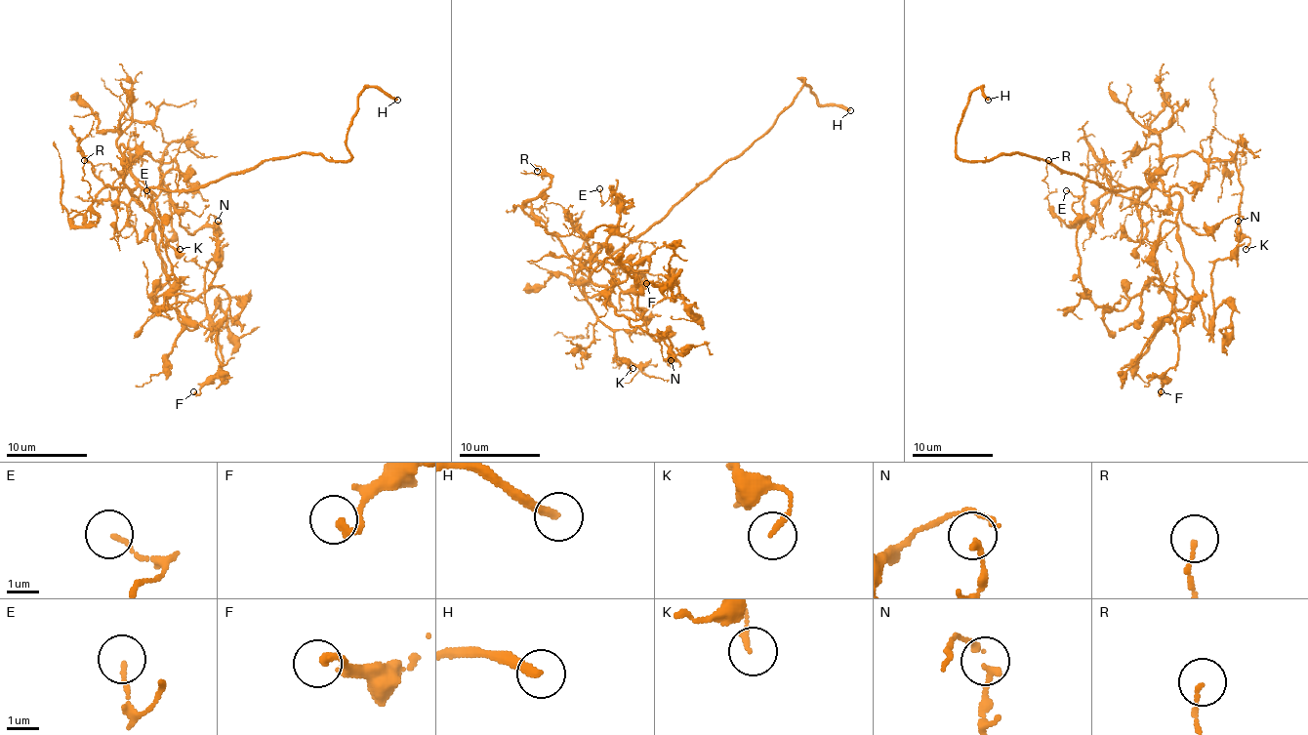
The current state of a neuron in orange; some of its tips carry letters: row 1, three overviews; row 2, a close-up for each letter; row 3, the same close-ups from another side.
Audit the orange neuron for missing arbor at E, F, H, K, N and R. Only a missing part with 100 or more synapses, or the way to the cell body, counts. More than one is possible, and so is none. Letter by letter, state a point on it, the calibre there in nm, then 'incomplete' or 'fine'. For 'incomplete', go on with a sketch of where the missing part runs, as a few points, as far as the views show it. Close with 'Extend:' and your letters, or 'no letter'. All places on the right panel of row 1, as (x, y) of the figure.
E: at (1066, 190); 110 nm thick; fine
F: at (1161, 391); 240 nm thick; fine
H: at (988, 100); 280 nm thick; incomplete; missing branch runs (988, 100), (992, 102), (992, 111), (1003, 124), (1043, 154)
K: at (1246, 249); 150 nm thick; fine
N: at (1238, 221); 150 nm thick; fine
R: at (1048, 160); 120 nm thick; fine
Extend: H

